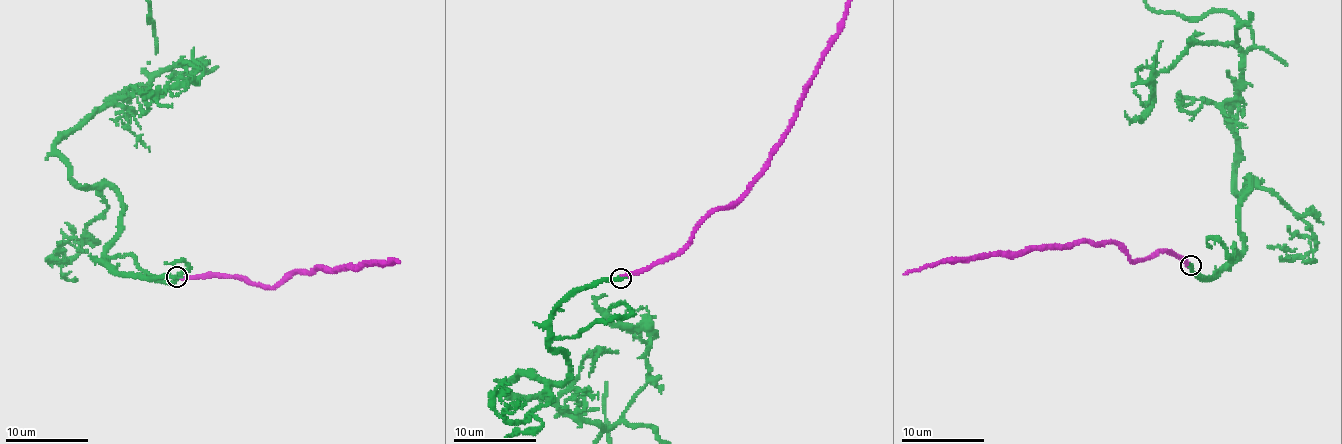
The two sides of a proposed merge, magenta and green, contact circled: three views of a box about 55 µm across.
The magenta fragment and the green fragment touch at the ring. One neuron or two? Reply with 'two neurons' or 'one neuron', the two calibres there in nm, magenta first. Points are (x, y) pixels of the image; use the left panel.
one neuron; 260 nm thick on the magenta side, 320 nm on the other

